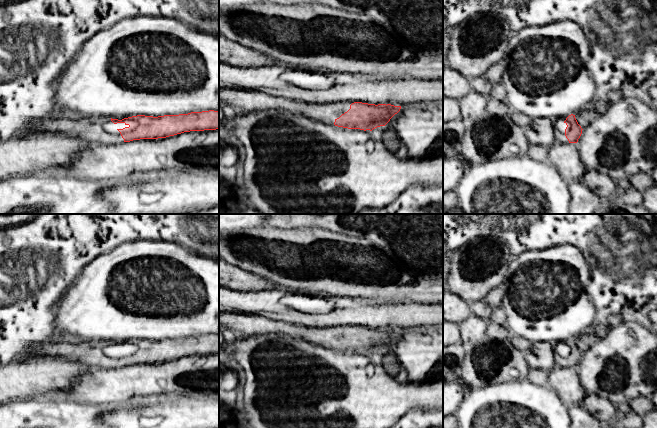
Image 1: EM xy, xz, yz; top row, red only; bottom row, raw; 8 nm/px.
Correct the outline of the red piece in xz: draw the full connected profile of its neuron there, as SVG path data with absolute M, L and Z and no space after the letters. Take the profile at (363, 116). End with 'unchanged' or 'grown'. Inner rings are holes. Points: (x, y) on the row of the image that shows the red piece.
M227 85L219 87L219 104L230 105L242 113L269 109L290 111L338 127L364 131L385 126L401 109L391 104L362 102L306 103Z; grown

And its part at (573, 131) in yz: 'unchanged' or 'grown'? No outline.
grown

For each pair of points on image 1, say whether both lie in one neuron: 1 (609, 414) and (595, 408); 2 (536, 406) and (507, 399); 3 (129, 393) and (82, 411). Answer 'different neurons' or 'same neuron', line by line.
1: same neuron
2: same neuron
3: different neurons

